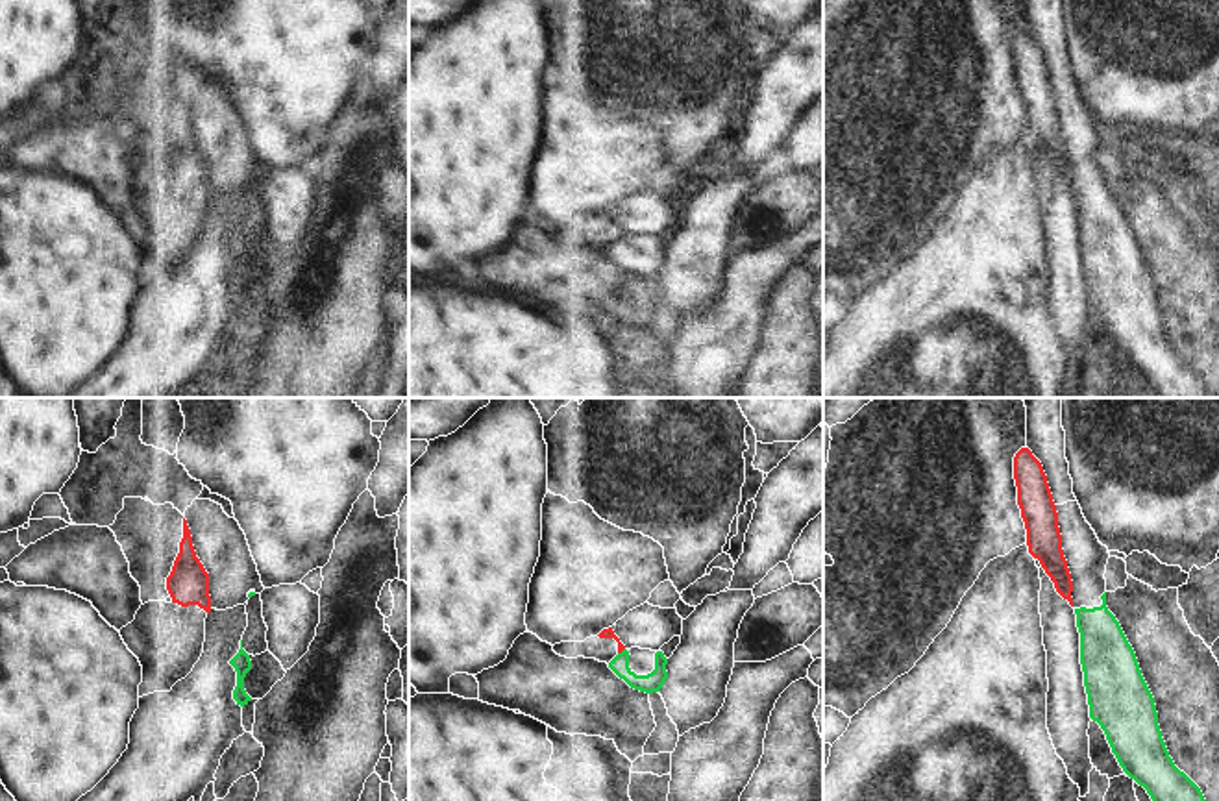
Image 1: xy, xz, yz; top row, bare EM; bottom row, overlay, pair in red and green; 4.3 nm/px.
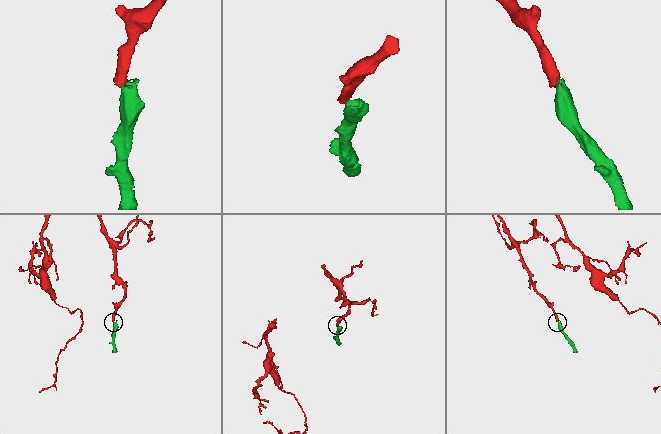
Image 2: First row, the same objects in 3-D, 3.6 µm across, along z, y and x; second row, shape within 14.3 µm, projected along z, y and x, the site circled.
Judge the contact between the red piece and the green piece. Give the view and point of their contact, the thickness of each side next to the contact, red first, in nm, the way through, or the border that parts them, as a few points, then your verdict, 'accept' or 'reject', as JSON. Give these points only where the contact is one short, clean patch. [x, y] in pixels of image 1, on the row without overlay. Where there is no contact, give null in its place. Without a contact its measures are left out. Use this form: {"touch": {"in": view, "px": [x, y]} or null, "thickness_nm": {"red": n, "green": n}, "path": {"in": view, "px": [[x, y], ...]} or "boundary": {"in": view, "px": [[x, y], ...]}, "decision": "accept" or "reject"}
{"touch": {"in": "xz", "px": [620, 237]}, "thickness_nm": {"red": 50, "green": 90}, "boundary": {"in": "xz", "px": [[624, 234], [618, 239]]}, "decision": "reject"}

